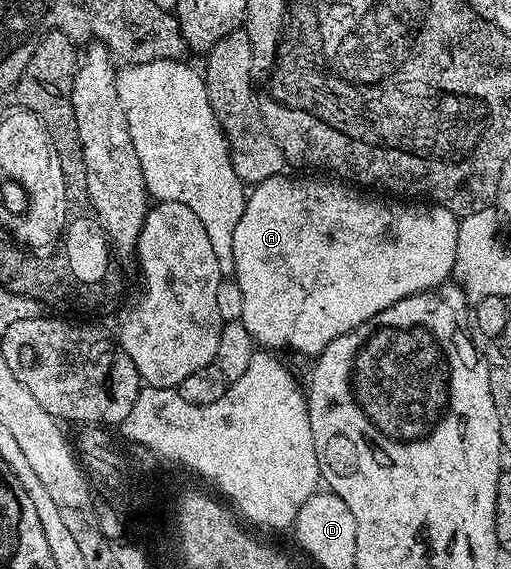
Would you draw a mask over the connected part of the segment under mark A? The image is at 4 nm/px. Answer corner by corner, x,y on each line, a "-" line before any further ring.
288,174
272,176
263,182
252,185
251,191
245,197
243,218
239,218
239,226
235,226
235,270
233,276
239,290
243,290
243,314
240,322
243,326
247,326
251,338
262,349
290,348
291,351
298,352
301,356
316,358
327,345
335,342
335,338
355,330
363,322
375,318
375,314
387,310
387,306
395,306
395,302
413,296
417,292
426,292
428,288
438,288
454,275
455,238
457,237
459,220
451,210
432,202
397,202
401,204
392,204
389,200
380,200
377,197
380,195
366,194
348,183
334,182
329,178
321,179
325,180
304,180
301,176
288,176

